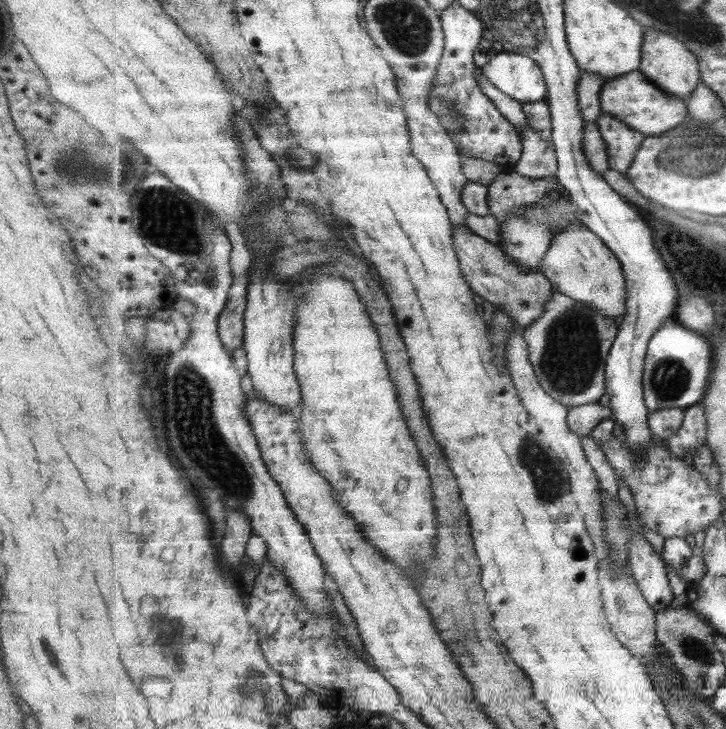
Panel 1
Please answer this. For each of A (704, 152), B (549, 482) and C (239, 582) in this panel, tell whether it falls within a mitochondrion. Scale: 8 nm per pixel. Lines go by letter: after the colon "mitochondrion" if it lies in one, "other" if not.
A: mitochondrion
B: mitochondrion
C: other

